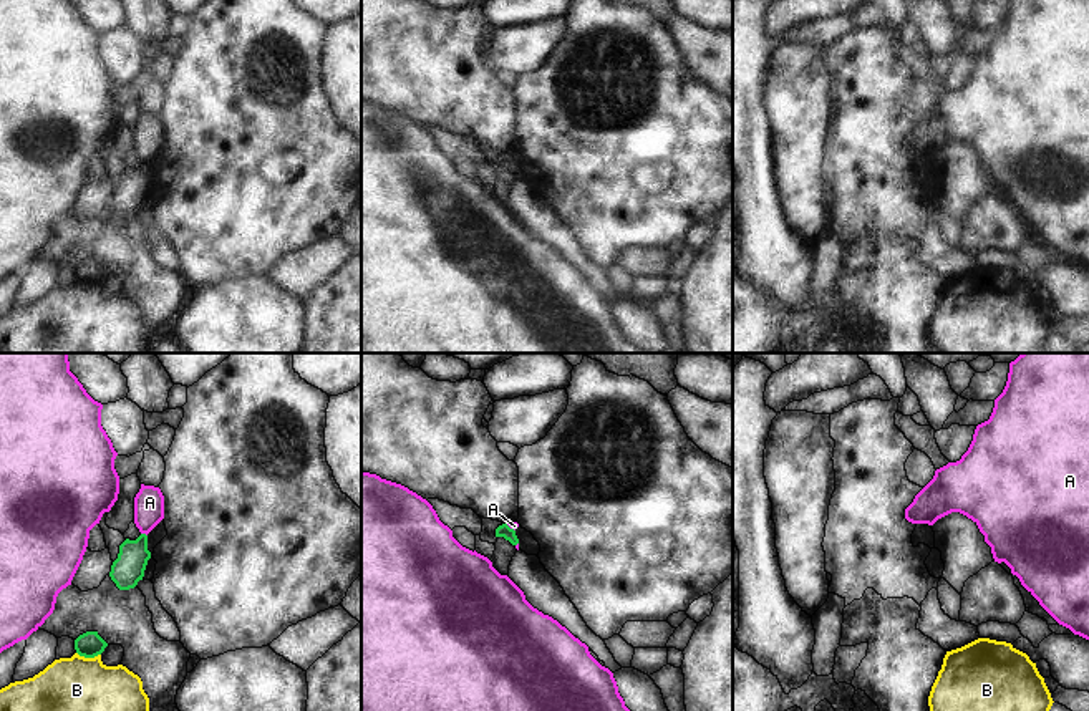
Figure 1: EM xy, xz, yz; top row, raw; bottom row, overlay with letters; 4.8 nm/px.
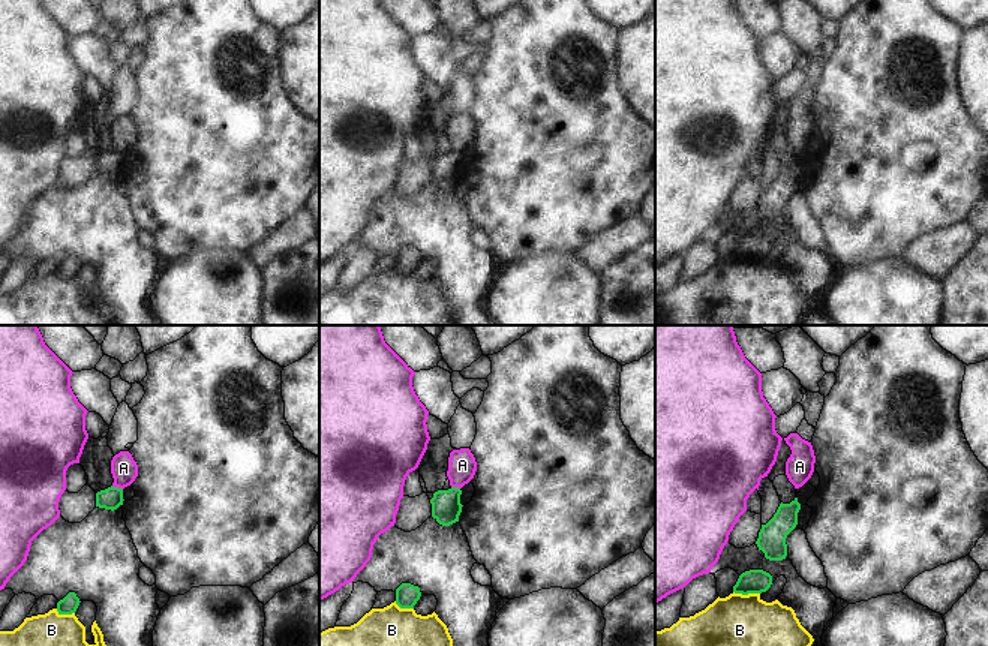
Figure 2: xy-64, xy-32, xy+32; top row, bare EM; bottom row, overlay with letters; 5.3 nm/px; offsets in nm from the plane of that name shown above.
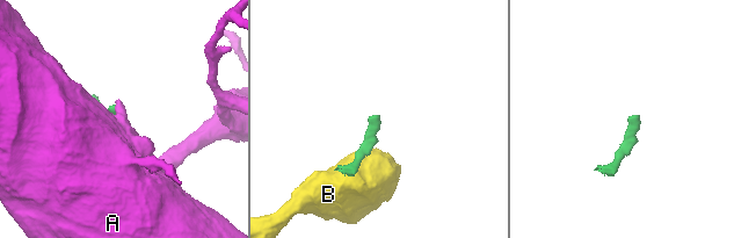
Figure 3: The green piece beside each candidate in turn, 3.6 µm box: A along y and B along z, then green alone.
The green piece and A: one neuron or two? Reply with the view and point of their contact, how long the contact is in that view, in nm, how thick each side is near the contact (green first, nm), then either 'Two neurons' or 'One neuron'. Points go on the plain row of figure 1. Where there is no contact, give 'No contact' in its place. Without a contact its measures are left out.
Touches green at xy (145, 163). Shared border 40 nm. Thickness 160 nm (green) against 140 nm. Two neurons.

